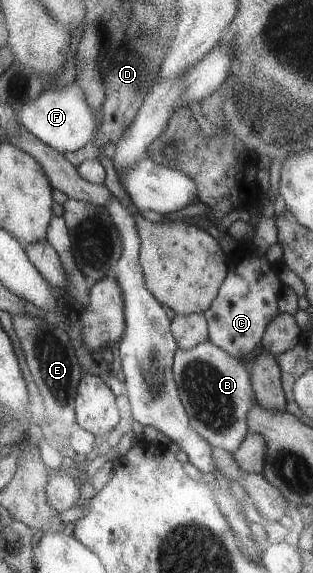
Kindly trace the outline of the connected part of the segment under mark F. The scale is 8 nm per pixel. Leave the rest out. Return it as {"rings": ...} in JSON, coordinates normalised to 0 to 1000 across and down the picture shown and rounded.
{"rings":[[[240,147],[195,152],[188,159],[147,154],[102,180],[77,183],[58,206],[118,243],[201,271],[272,257],[300,241],[310,223],[304,197],[278,182],[265,159]]]}

